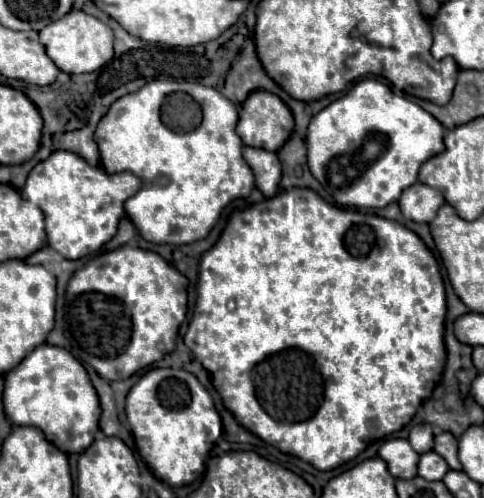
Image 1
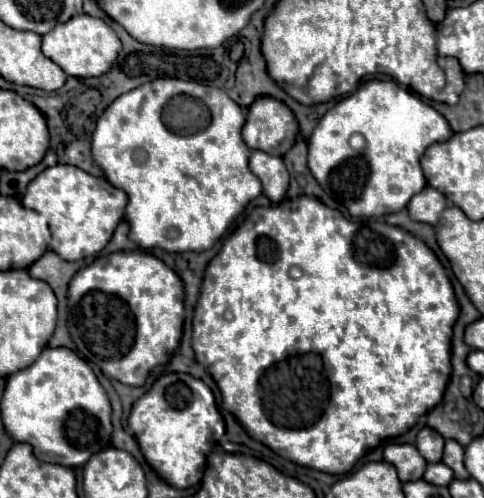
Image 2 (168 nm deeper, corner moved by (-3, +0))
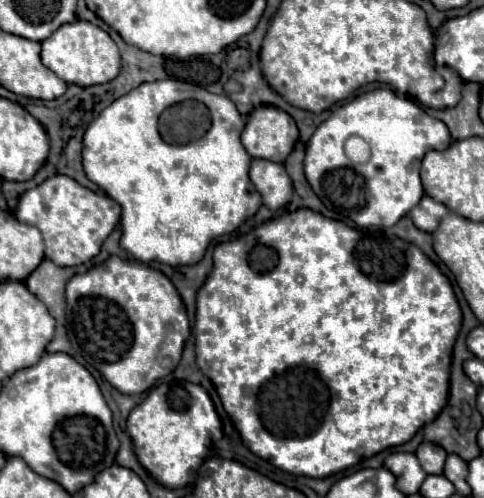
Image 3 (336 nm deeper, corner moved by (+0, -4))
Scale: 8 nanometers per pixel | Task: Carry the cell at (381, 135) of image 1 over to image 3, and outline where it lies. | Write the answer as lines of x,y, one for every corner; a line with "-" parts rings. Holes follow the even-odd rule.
376,89
368,91
344,105
340,105
310,137
306,144
304,159
304,174
312,191
318,195
318,199
328,207
336,209
344,217
356,223
356,227
392,227
396,225
416,203
420,203
424,189
420,183
420,163
428,151
442,151
452,143
448,127
424,113
416,103
412,103
406,97
396,97
390,89
-
358,135
362,137
370,149
372,157
366,165
352,163
344,155
344,143
348,137

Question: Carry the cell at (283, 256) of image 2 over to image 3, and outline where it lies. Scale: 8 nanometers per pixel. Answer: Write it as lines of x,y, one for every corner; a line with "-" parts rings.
298,209
278,219
270,219
250,231
250,235
220,243
214,249
214,269
196,295
196,363
200,371
214,383
226,413
232,417
244,445
254,455
266,459
286,473
324,479
348,467
354,467
362,459
372,457
388,447
410,441
416,431
434,421
446,405
452,347
462,321
462,311
456,301
454,289
450,281
448,285
446,281
448,279
438,271
438,267
416,245
408,241
402,241
394,235
388,237
386,233
382,233
380,241
380,233
358,231
344,225
342,221
326,219
312,209

